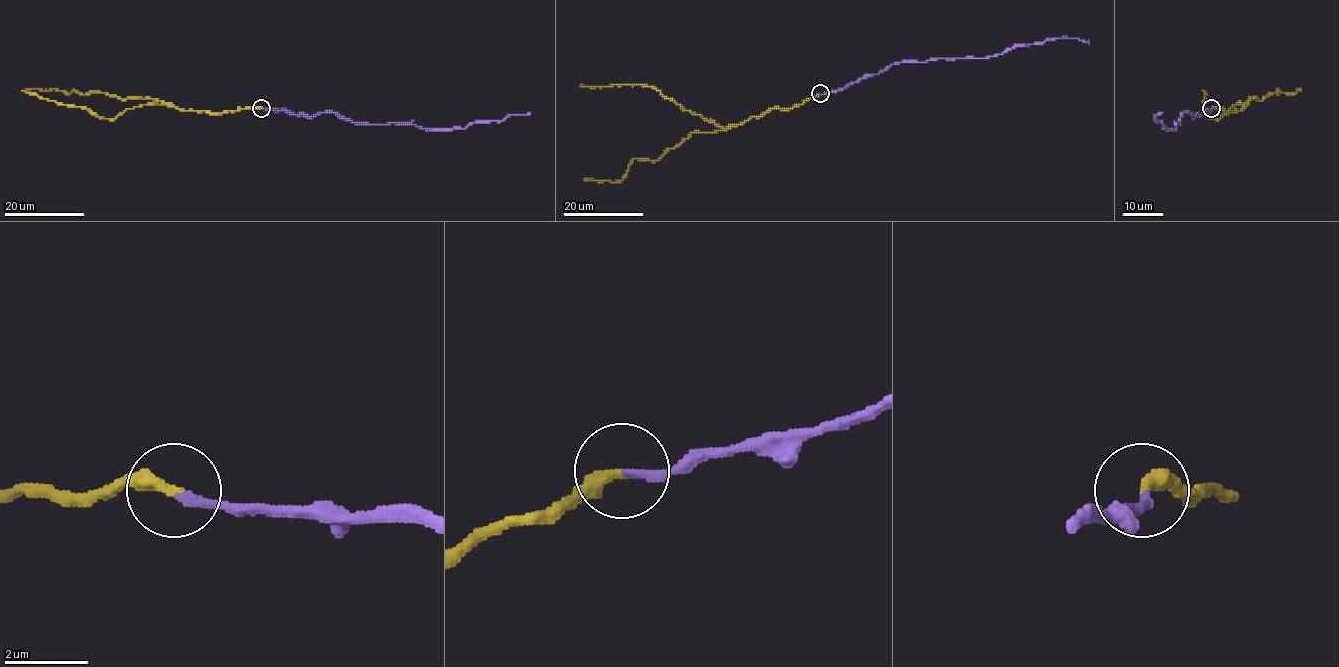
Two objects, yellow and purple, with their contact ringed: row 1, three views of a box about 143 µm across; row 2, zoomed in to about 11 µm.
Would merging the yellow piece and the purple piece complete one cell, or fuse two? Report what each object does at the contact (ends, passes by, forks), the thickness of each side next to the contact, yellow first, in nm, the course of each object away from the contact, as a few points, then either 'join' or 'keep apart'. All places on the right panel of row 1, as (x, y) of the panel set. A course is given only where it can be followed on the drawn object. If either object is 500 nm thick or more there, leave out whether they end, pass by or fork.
yellow ends | purple ends | 320/200 nm | yellow via (1212, 108), (1227, 114), (1242, 108), (1250, 98), (1261, 100), (1279, 90), (1293, 93), (1297, 88) | purple via (1212, 108), (1194, 117), (1184, 112), (1176, 129), (1163, 128), (1162, 122), (1157, 121), (1156, 115), (1162, 112) | join

